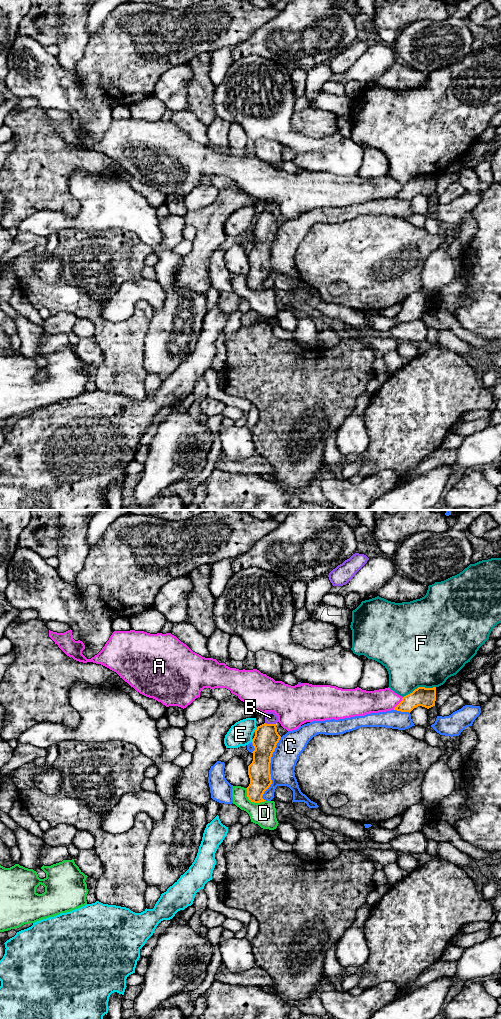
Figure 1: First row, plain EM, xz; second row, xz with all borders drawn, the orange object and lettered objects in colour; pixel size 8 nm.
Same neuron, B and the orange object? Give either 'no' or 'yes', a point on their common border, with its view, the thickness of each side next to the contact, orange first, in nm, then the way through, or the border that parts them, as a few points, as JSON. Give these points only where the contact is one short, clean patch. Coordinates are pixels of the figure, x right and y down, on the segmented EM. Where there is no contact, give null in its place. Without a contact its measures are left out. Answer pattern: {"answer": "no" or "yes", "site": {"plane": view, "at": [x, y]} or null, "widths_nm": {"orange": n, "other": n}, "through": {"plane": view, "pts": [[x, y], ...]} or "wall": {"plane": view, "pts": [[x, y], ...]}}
{"answer": "yes", "site": {"plane": "xz", "at": [270, 724]}, "widths_nm": {"orange": 190, "other": 100}, "through": {"plane": "xz", "pts": [[266, 737], [270, 724], [270, 717]]}}

